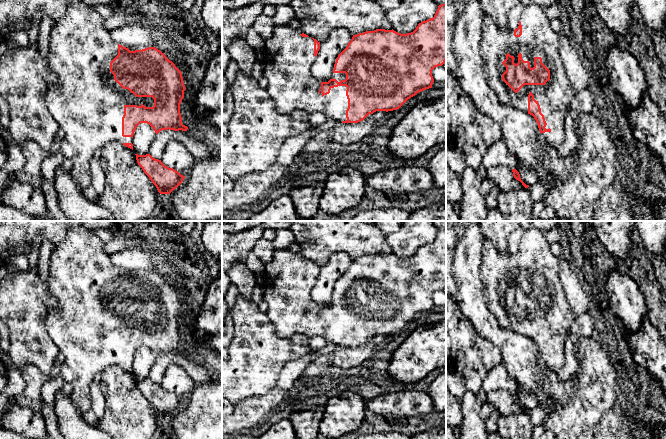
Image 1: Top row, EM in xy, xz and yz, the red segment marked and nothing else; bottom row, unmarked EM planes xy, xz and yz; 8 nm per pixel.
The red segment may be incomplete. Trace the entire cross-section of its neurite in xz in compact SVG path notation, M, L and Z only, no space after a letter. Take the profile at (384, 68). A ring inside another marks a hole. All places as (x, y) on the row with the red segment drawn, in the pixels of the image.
M446 4L439 5L434 17L419 23L411 33L401 34L393 29L376 29L353 35L346 48L338 55L333 76L328 82L320 82L311 73L319 49L320 42L304 33L300 34L289 25L274 27L273 35L263 46L261 62L264 66L263 76L268 80L266 89L279 113L321 112L337 122L358 123L376 111L397 110L417 93L432 88L432 70L446 62Z

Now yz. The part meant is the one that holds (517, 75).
M530 4L523 9L519 18L519 26L514 31L503 31L496 26L491 16L483 16L480 56L487 82L499 100L532 115L545 142L556 147L564 141L564 123L577 90L567 76L559 53L559 37L552 29L550 21L551 19L546 15L542 6L538 4Z

